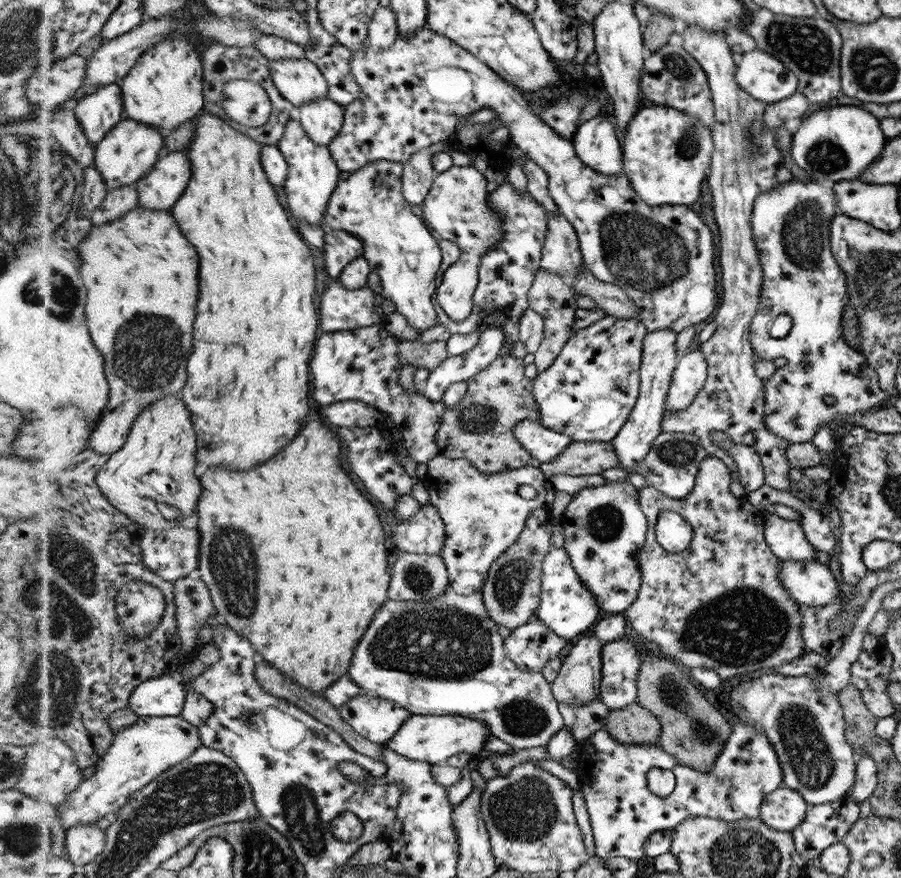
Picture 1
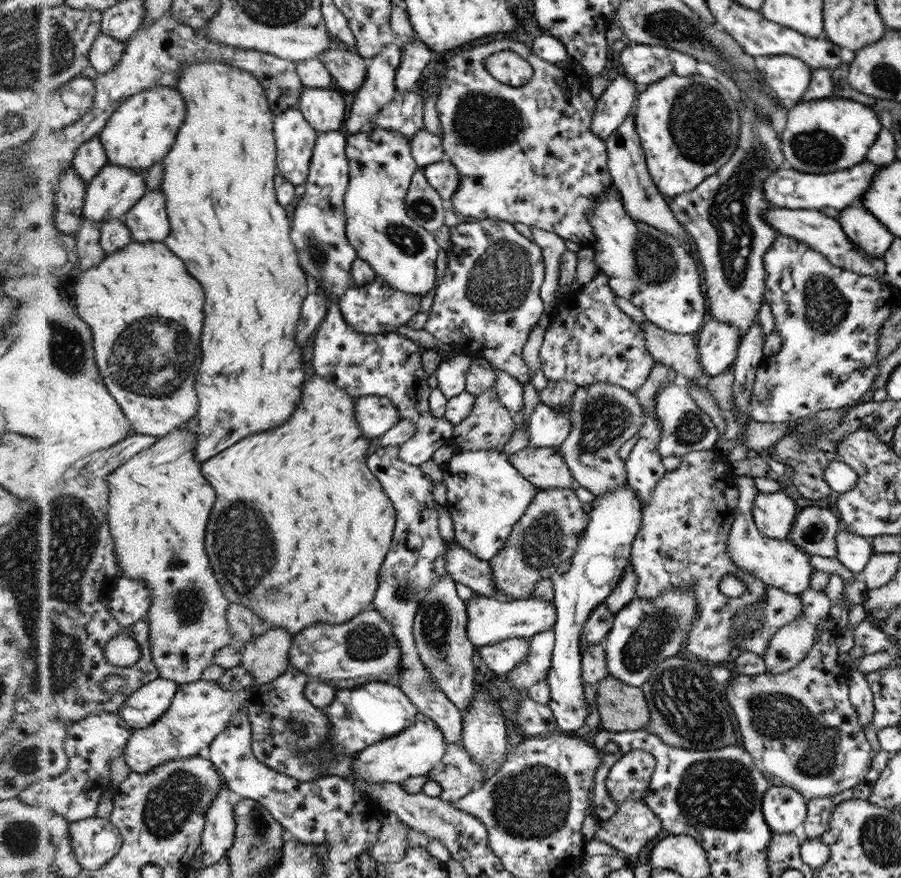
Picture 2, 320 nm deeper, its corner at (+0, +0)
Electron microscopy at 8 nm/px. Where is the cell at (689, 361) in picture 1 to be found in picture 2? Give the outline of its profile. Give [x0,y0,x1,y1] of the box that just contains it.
[696,318,740,376]

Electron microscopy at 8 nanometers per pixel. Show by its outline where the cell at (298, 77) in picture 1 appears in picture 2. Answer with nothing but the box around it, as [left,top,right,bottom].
[296,87,348,132]

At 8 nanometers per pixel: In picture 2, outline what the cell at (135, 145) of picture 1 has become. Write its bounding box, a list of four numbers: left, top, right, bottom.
[83,163,149,224]

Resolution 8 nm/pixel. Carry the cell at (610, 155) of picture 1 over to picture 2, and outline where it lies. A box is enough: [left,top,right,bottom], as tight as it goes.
[591,71,636,140]

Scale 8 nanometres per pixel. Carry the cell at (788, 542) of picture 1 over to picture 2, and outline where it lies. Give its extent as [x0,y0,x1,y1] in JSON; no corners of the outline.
[753,492,796,539]

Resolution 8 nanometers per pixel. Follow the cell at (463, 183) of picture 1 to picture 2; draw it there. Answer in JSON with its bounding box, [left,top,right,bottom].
[423,160,460,203]

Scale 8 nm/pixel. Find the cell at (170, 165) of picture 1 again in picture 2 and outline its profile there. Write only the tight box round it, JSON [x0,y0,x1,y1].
[124,188,172,242]

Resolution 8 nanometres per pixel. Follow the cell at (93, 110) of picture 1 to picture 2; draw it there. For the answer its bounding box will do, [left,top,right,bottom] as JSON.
[73,134,110,182]

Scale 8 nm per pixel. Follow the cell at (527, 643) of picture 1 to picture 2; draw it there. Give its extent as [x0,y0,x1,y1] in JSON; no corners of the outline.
[476,638,530,676]

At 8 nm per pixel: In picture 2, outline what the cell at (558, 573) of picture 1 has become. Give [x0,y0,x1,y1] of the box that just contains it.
[466,595,557,648]

